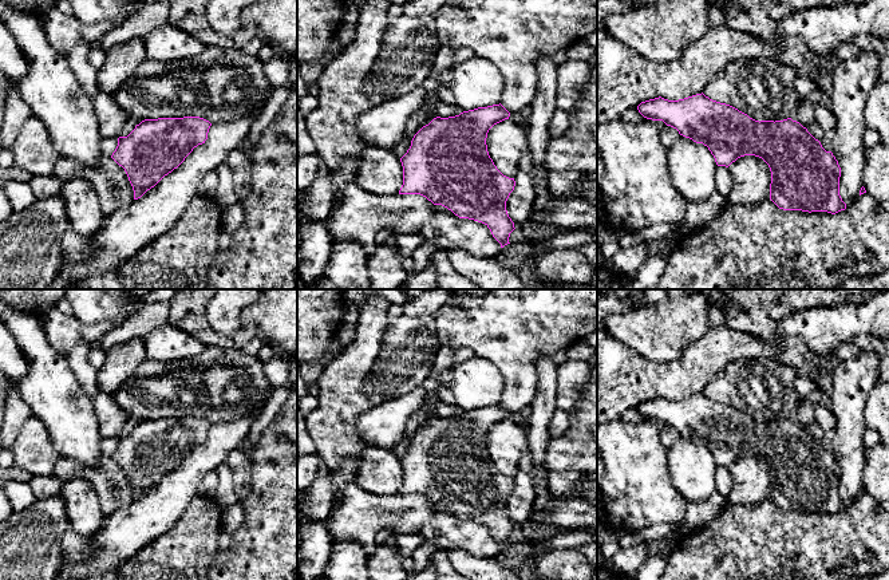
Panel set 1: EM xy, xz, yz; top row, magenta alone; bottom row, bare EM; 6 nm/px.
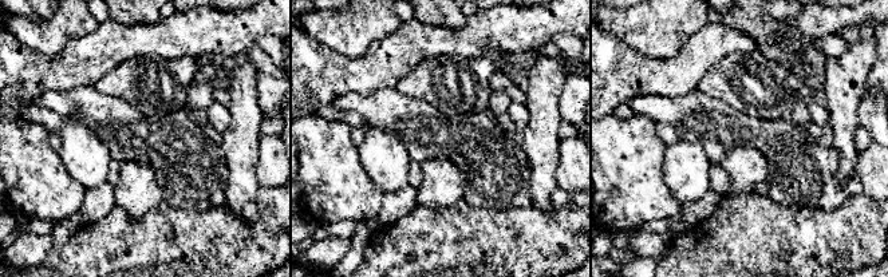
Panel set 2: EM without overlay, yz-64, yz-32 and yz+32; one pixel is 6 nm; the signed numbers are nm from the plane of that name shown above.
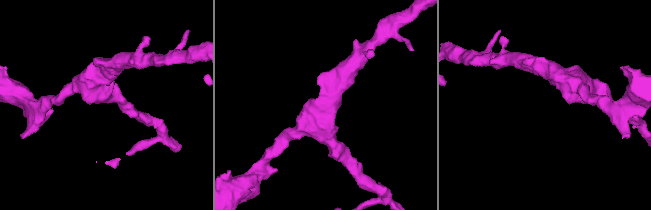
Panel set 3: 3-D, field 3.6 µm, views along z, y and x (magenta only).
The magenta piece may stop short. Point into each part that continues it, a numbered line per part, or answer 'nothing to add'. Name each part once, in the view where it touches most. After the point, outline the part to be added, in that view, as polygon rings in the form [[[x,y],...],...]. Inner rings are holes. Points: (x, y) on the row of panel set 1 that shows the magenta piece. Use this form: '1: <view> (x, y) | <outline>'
nothing to add

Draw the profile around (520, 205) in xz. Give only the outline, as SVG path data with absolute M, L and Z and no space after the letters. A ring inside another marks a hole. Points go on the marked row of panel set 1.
M521 169L515 177L514 190L506 201L506 210L513 222L523 222L534 210L536 190L530 174Z

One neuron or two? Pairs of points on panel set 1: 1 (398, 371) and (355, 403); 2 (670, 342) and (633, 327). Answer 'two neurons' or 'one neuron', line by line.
1: two neurons
2: one neuron

